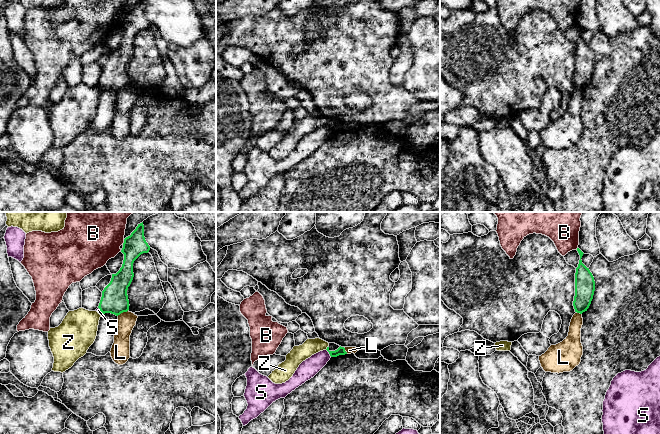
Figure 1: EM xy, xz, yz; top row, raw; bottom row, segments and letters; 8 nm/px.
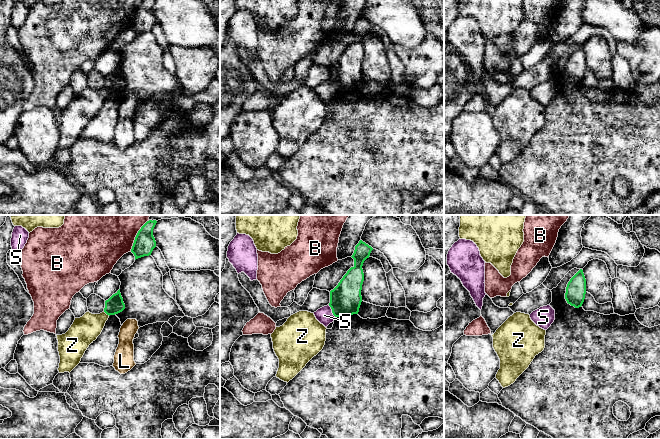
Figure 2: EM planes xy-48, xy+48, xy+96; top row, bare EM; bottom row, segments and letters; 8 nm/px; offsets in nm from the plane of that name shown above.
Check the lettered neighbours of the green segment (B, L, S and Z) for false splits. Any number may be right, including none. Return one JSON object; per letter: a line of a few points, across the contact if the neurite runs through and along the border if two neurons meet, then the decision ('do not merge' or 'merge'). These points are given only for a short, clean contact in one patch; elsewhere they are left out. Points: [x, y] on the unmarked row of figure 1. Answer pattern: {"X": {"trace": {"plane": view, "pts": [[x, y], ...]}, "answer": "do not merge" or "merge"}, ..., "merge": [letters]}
{"B": {"answer": "do not merge"}, "L": {"trace": {"plane": "xy", "pts": [[127, 86], [117, 91]]}, "answer": "do not merge"}, "S": {"trace": {"plane": "xz", "pts": [[326, 125], [331, 132]]}, "answer": "do not merge"}, "Z": {"trace": {"plane": "xz", "pts": [[327, 122], [325, 125]]}, "answer": "do not merge"}, "merge": []}

